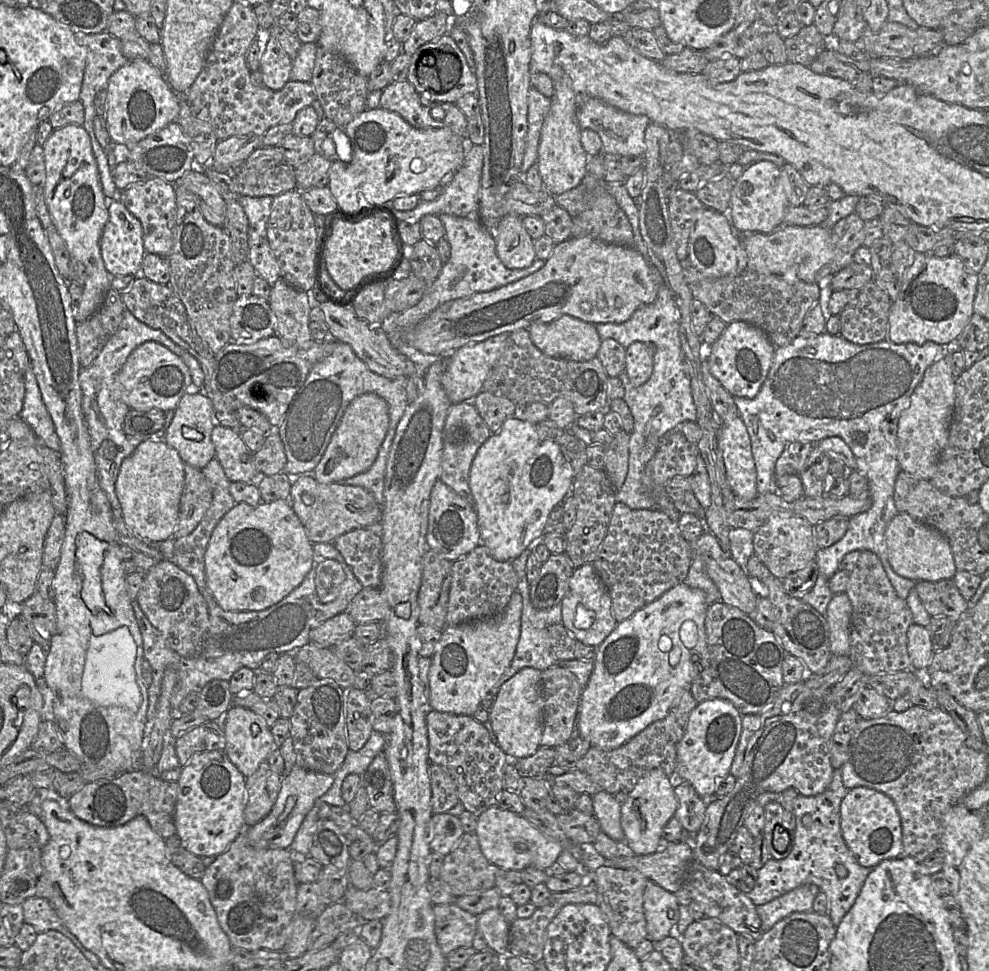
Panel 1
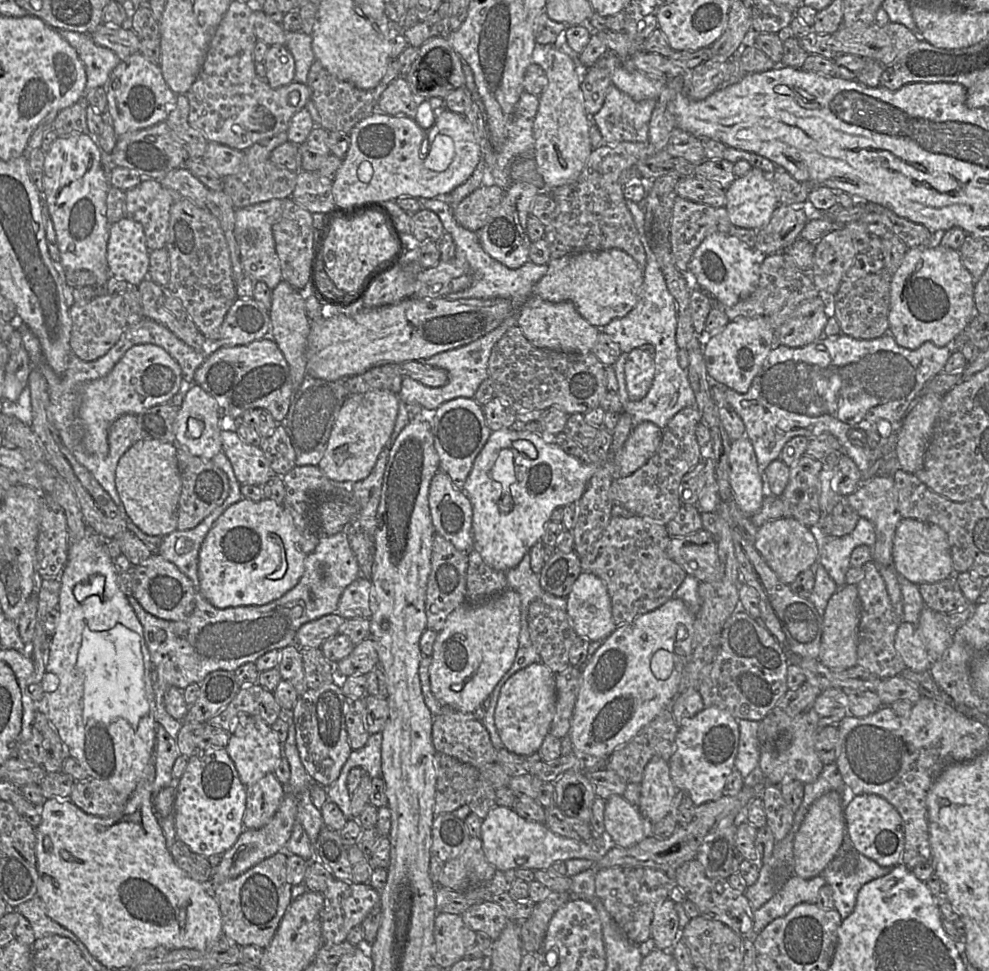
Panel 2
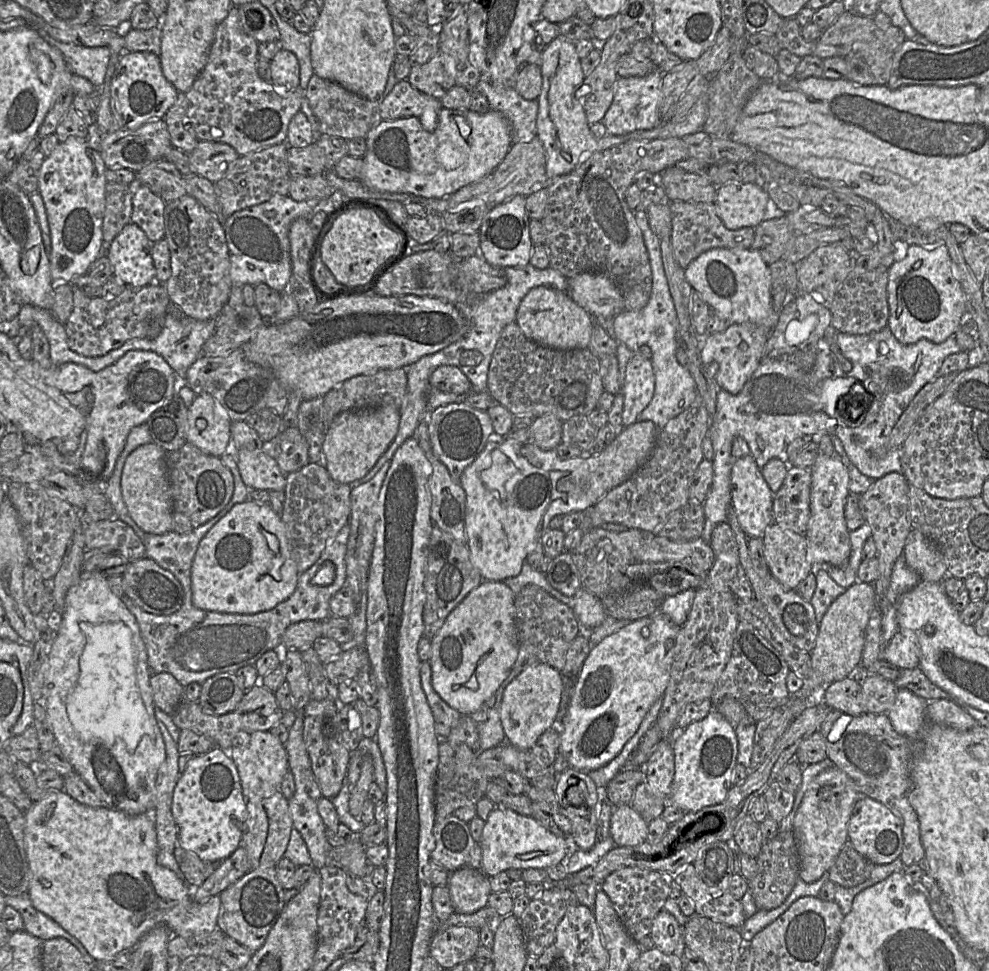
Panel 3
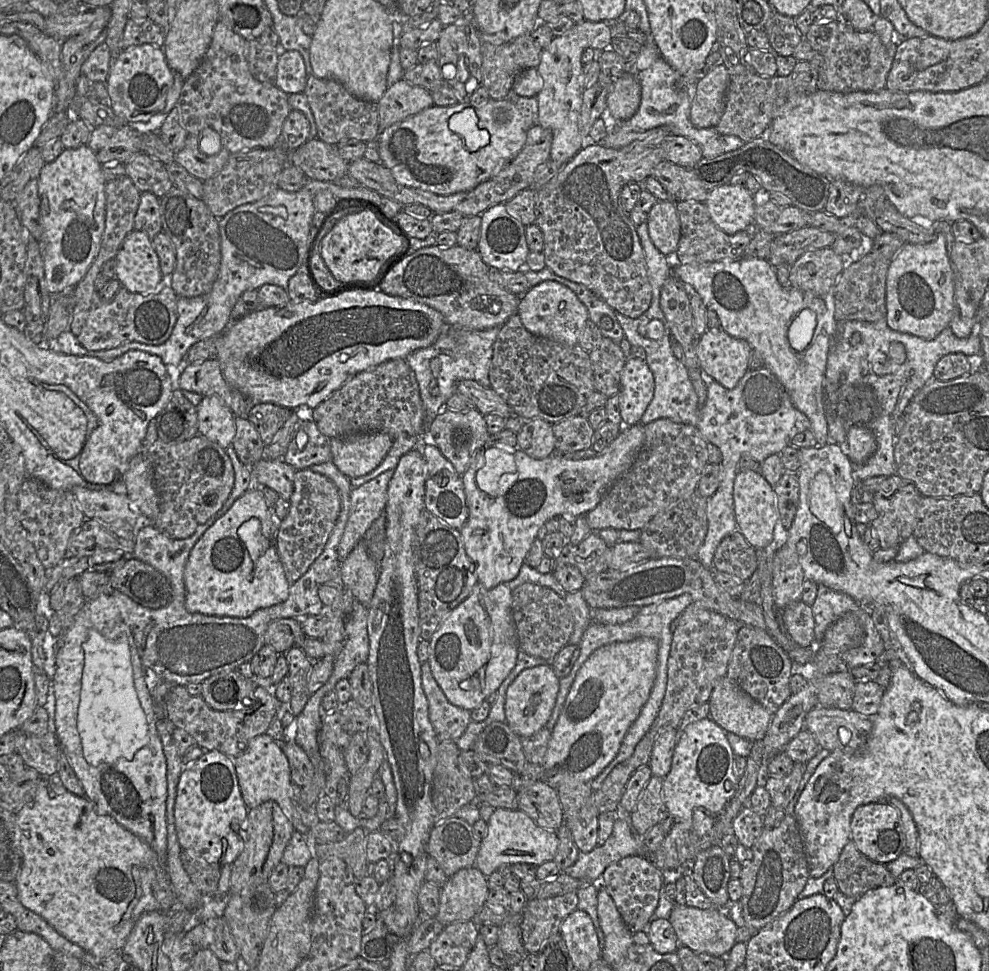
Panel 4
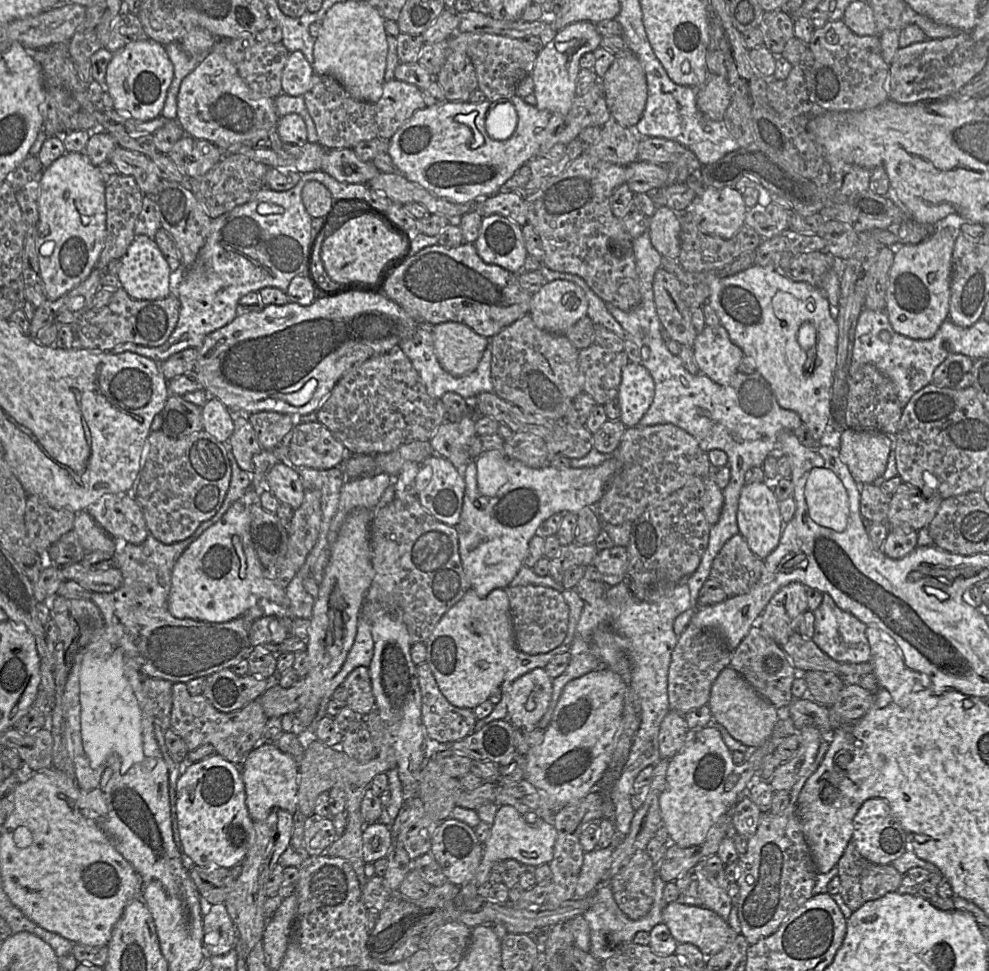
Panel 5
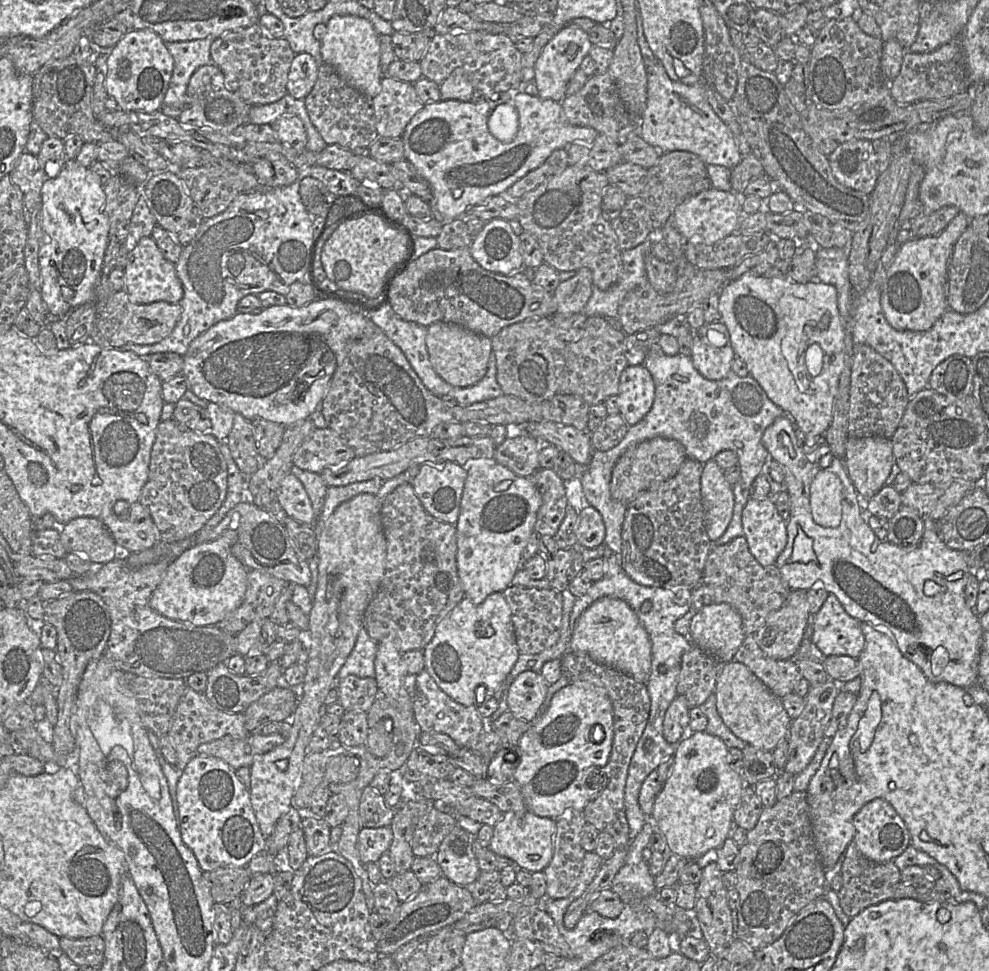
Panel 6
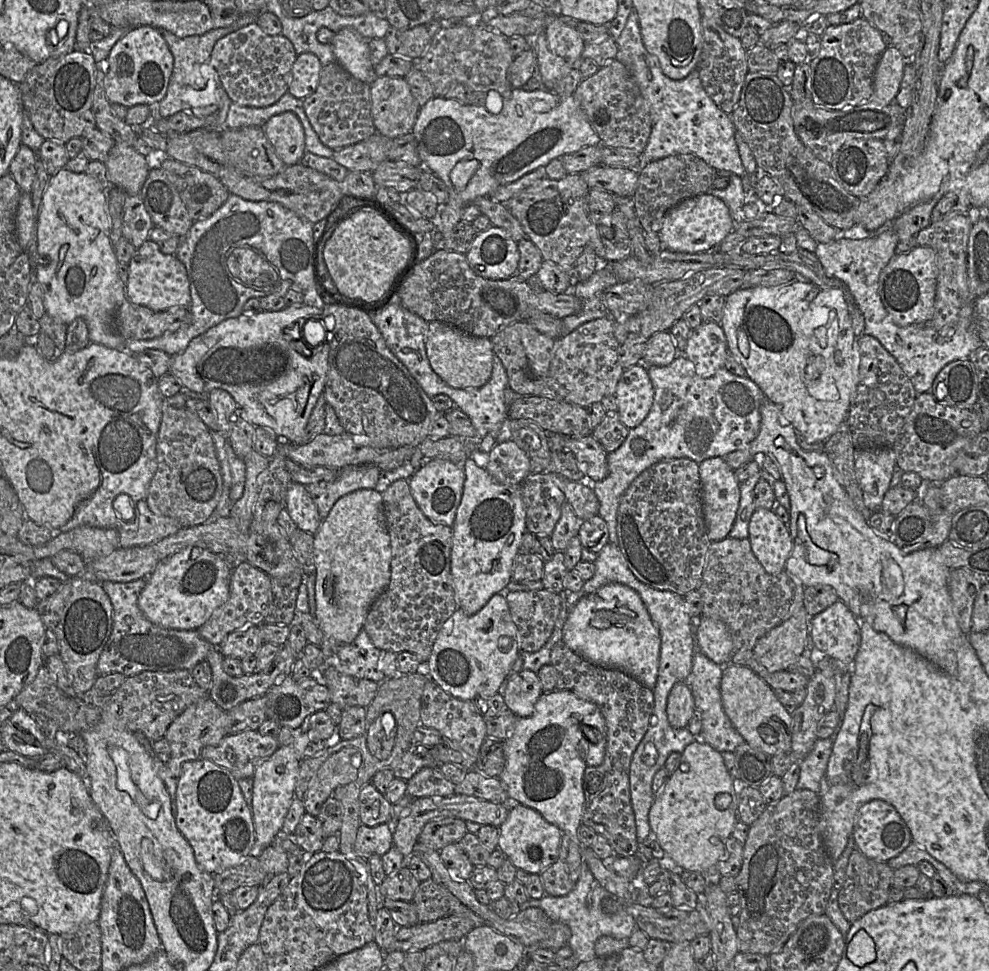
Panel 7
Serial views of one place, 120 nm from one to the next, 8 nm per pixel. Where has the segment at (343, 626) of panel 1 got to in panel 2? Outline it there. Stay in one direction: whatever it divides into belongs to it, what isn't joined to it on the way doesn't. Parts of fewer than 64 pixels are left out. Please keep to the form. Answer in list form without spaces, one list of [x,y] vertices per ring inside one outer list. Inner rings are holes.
[[[335,612],[305,623],[296,632],[294,644],[299,648],[320,648],[327,639],[339,634],[344,620]]]

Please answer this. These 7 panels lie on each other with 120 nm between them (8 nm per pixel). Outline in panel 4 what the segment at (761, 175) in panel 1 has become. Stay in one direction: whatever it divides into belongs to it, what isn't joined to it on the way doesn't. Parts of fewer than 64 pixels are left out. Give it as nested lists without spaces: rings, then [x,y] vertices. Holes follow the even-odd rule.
[[[721,185],[708,191],[704,202],[710,218],[727,235],[754,224],[754,196],[745,186]]]

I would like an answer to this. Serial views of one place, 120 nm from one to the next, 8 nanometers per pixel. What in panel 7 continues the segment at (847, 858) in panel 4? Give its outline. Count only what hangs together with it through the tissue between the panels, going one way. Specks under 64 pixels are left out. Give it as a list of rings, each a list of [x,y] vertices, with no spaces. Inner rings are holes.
[[[857,848],[851,853],[845,868],[845,881],[838,893],[838,905],[845,918],[853,923],[867,912],[888,902],[894,869],[887,862],[866,857]]]

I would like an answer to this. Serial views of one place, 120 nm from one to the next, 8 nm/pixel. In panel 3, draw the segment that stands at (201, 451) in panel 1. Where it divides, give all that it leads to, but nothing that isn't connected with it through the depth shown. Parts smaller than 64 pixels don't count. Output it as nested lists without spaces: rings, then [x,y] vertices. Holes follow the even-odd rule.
[[[207,393],[196,395],[187,414],[187,443],[203,453],[221,457],[231,439],[232,421],[225,408]],[[203,418],[207,426],[199,431],[196,420]]]

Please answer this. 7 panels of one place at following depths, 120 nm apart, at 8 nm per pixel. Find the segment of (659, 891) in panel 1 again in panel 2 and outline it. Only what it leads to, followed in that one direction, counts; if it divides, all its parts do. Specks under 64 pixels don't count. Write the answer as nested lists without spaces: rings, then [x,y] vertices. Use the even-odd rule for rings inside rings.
[[[665,899],[655,908],[651,922],[651,938],[655,946],[661,950],[671,950],[677,940],[681,940],[682,930],[679,928],[679,917],[675,902]]]

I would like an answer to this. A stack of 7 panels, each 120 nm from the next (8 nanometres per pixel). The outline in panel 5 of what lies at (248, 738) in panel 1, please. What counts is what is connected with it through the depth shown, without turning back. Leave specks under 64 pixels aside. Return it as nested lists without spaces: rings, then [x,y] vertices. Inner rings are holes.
[[[260,741],[244,758],[241,776],[245,785],[246,805],[253,821],[265,820],[271,811],[280,808],[294,814],[297,810],[299,763],[280,751],[274,742]]]

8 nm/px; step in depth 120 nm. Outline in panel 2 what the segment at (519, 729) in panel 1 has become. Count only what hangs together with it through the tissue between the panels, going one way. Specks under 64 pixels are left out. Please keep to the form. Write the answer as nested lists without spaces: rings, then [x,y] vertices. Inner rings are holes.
[[[542,662],[533,663],[514,673],[500,691],[495,710],[495,726],[503,742],[503,748],[518,755],[538,753],[556,709],[555,675]]]

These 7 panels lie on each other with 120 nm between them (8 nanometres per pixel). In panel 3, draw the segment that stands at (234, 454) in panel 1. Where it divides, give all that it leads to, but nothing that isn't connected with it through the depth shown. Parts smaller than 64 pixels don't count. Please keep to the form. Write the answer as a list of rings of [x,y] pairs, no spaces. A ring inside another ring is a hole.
[[[238,449],[236,462],[240,476],[249,489],[283,491],[286,486],[286,474],[279,468],[276,459],[264,451]]]

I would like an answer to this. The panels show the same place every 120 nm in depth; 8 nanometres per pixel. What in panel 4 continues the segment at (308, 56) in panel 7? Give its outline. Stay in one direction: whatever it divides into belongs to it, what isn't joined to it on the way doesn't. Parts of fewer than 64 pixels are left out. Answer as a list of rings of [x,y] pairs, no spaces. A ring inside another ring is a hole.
[[[296,50],[282,51],[277,64],[275,85],[287,94],[302,93],[308,77],[301,53]]]

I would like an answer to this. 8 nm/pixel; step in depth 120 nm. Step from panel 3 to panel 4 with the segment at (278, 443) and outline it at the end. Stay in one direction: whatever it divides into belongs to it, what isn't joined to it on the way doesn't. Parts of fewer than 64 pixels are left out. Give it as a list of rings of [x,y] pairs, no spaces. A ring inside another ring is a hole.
[[[298,420],[282,460],[295,470],[331,461],[330,439],[320,433],[313,421]]]

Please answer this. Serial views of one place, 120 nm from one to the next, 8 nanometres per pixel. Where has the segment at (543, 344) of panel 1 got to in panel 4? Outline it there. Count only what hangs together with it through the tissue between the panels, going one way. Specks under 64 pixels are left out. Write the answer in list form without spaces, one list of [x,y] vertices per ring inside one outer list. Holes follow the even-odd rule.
[[[543,281],[531,287],[520,297],[517,315],[524,327],[534,335],[547,338],[565,346],[575,346],[588,320],[586,306],[567,286],[551,281]]]

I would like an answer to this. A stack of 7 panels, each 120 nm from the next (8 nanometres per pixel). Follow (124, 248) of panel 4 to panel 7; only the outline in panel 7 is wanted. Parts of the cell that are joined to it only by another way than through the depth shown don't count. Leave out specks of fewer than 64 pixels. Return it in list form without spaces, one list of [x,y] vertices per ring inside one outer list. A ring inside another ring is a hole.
[[[148,239],[136,249],[129,265],[126,298],[136,305],[153,311],[164,311],[173,307],[189,308],[190,286],[184,264],[173,254],[164,254],[157,243]]]

